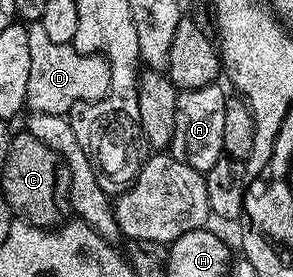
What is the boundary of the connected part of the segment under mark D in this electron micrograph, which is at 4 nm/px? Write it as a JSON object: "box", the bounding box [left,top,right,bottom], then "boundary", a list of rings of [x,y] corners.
{"box":[26,22,112,116],"boundary":[[[38,22],[27,25],[30,48],[30,78],[26,86],[27,107],[32,112],[63,116],[81,102],[95,102],[104,97],[112,85],[112,71],[107,66],[92,68],[96,56],[77,52],[71,44],[50,42],[46,30]]]}

